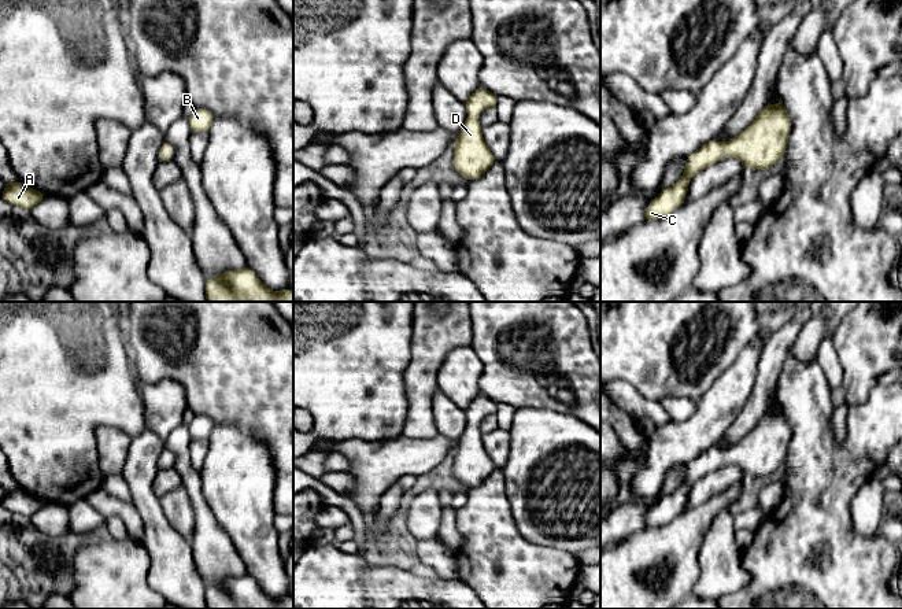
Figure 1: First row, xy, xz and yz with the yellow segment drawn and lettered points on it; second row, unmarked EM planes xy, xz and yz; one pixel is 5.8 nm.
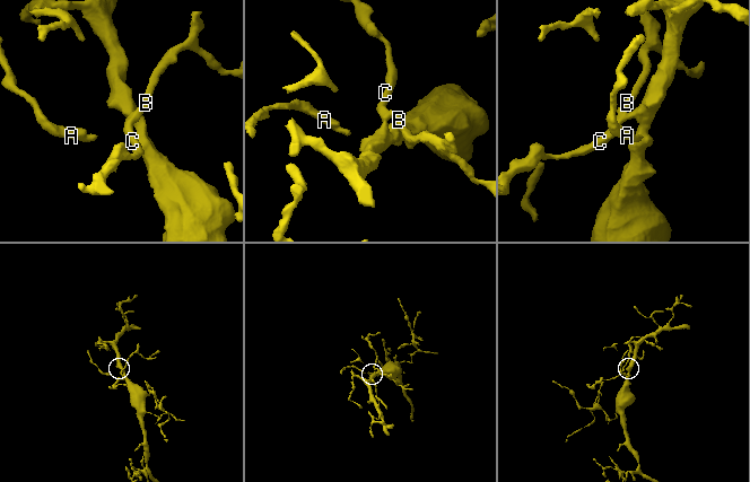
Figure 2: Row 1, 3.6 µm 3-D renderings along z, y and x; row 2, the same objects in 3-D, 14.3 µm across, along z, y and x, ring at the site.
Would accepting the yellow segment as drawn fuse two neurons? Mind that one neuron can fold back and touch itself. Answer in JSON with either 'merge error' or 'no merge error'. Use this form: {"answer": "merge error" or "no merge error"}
{"answer": "no merge error"}

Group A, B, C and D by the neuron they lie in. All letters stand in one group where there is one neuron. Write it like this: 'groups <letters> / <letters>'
groups A B C D

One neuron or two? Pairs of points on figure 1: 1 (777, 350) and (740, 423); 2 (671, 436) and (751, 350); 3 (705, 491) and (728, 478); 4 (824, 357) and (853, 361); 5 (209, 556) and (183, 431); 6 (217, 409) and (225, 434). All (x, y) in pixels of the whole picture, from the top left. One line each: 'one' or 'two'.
1: one
2: one
3: one
4: two
5: one
6: two

